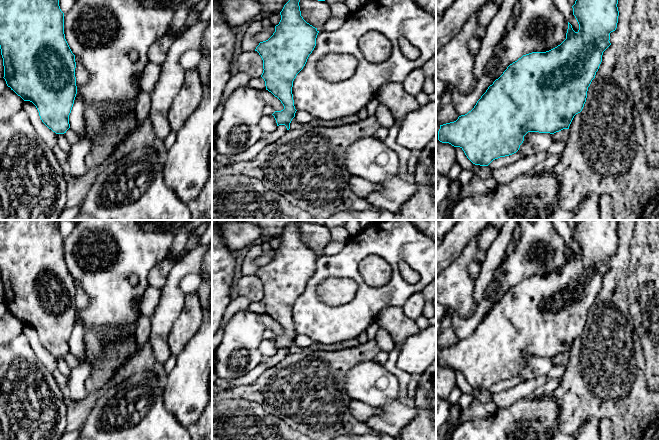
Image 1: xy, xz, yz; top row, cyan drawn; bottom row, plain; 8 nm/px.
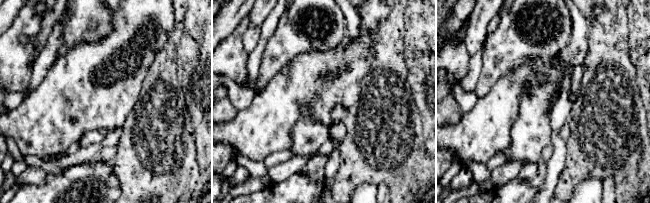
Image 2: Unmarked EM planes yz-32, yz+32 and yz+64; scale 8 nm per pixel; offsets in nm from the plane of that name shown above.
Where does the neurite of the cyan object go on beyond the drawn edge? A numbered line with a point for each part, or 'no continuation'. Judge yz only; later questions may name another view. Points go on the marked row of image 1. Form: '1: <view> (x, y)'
no continuation

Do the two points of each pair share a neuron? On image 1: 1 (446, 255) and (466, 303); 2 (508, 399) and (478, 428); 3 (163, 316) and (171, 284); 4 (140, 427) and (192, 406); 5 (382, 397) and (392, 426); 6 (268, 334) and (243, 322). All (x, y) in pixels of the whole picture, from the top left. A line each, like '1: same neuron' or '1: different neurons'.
1: different neurons
2: different neurons
3: same neuron
4: different neurons
5: different neurons
6: different neurons

